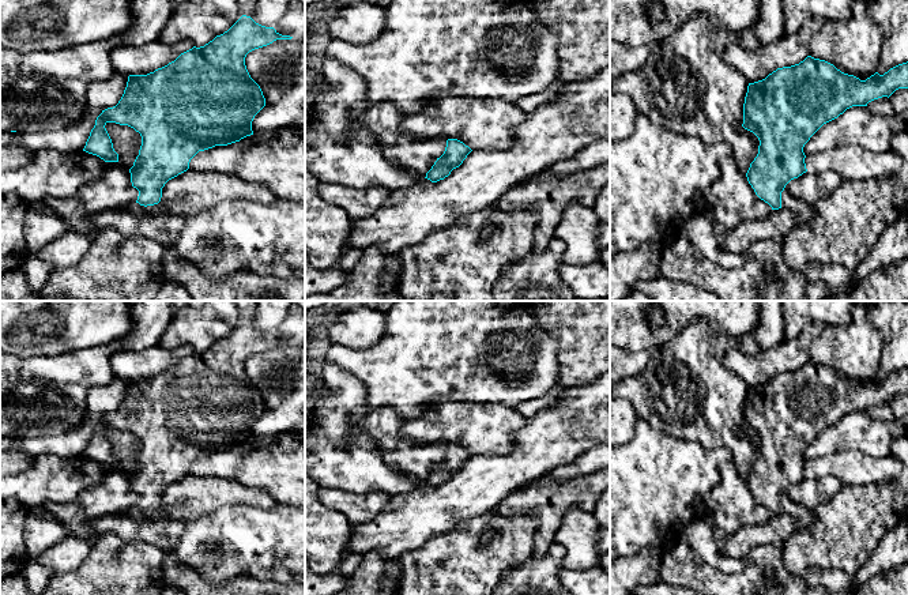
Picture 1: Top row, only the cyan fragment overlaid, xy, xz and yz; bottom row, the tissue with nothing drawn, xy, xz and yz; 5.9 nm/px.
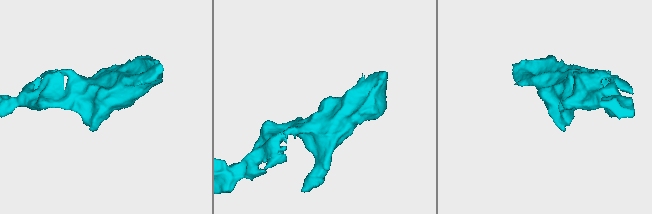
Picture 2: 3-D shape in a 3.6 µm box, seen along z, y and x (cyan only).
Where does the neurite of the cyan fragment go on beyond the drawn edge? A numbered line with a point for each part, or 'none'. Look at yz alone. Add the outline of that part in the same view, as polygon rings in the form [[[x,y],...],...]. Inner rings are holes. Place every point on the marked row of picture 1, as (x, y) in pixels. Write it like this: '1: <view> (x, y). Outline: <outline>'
1: yz (803, 213). Outline: [[[785,189],[781,192],[781,207],[795,214],[795,227],[810,223],[815,219],[814,207],[792,197]]]

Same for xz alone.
none

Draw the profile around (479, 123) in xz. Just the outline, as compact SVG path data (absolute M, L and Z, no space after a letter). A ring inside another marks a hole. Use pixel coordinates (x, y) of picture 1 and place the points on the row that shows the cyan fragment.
M437 94L425 108L402 120L402 132L411 139L457 139L471 150L500 150L515 144L516 128L524 121L525 113L515 103L497 98L471 98Z

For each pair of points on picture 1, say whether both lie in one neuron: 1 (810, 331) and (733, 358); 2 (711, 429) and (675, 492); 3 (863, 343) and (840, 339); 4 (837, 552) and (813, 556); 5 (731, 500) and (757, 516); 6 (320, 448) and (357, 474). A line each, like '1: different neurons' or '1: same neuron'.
1: same neuron
2: different neurons
3: same neuron
4: same neuron
5: same neuron
6: same neuron

